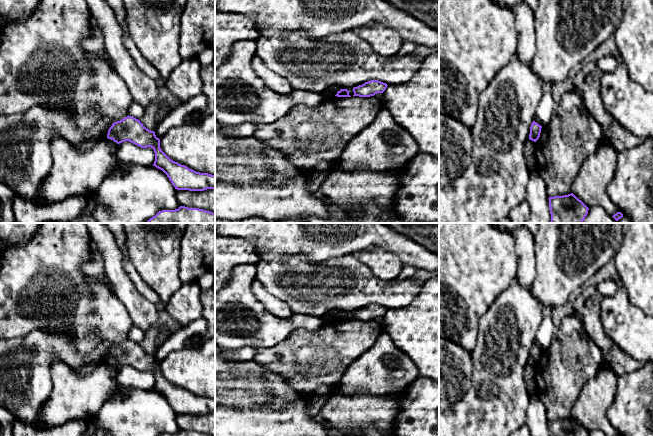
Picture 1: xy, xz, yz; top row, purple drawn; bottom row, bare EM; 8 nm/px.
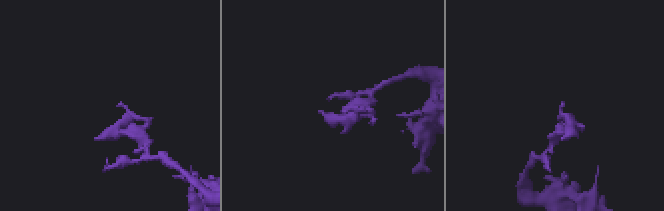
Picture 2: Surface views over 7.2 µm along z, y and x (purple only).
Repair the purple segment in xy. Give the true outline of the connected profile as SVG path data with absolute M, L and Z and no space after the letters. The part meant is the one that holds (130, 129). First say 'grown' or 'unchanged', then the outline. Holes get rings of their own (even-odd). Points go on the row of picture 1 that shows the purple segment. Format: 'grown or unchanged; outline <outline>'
unchanged; outline M127 116L114 122L107 138L117 144L129 141L141 148L151 147L155 153L153 166L162 170L177 190L204 191L215 189L215 175L196 172L171 160L160 148L160 139L155 132L143 126L140 120Z

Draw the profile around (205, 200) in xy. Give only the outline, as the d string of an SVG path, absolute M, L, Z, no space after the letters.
M215 189L204 191L178 190L176 197L180 206L198 208L215 213Z

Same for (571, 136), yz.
M573 89L563 95L557 114L547 125L543 125L539 139L535 142L537 150L536 169L546 183L549 197L563 196L572 193L573 183L578 175L583 161L593 154L604 140L599 123L587 112L581 97Z

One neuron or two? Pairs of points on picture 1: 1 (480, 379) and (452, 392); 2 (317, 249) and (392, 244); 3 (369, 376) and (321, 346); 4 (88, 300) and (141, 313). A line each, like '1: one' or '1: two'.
1: two
2: one
3: two
4: two

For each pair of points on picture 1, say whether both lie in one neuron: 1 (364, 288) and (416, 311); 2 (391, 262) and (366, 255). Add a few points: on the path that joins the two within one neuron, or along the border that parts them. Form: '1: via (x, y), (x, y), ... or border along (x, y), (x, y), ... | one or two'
1: border along (421, 290), (408, 304), (388, 309) | two
2: via (385, 262), (372, 257) | one

